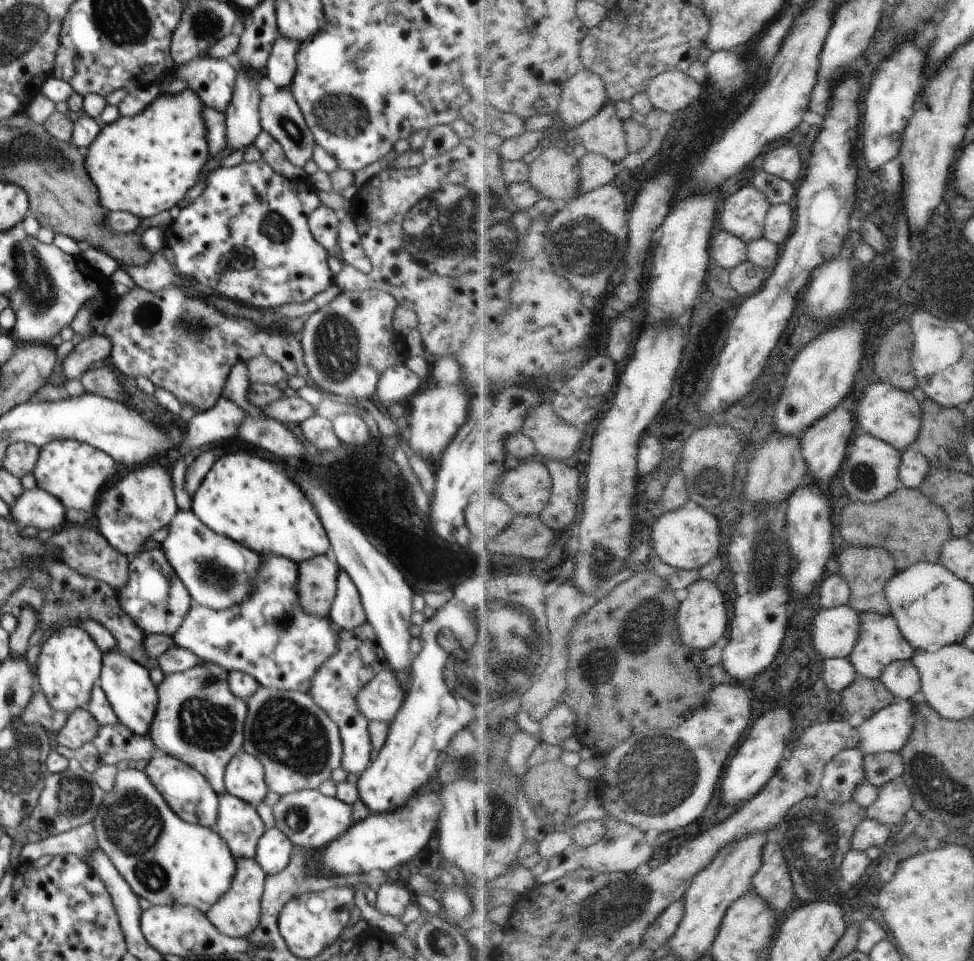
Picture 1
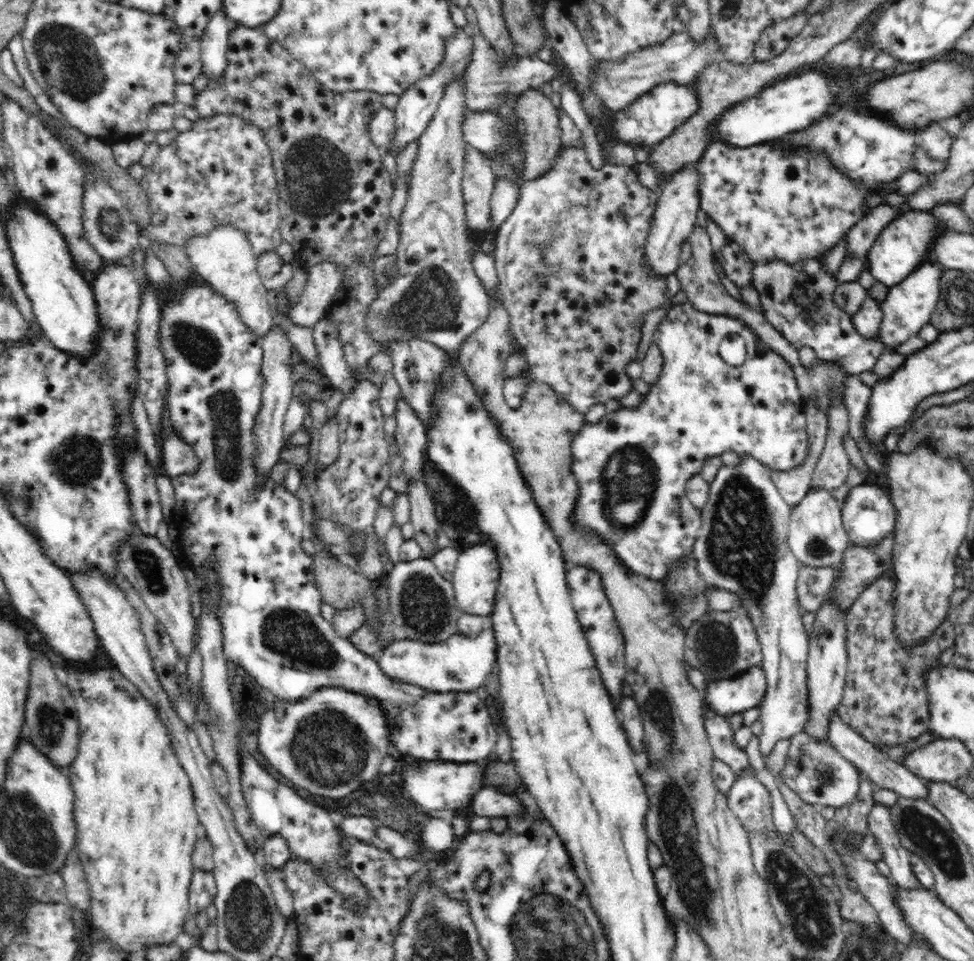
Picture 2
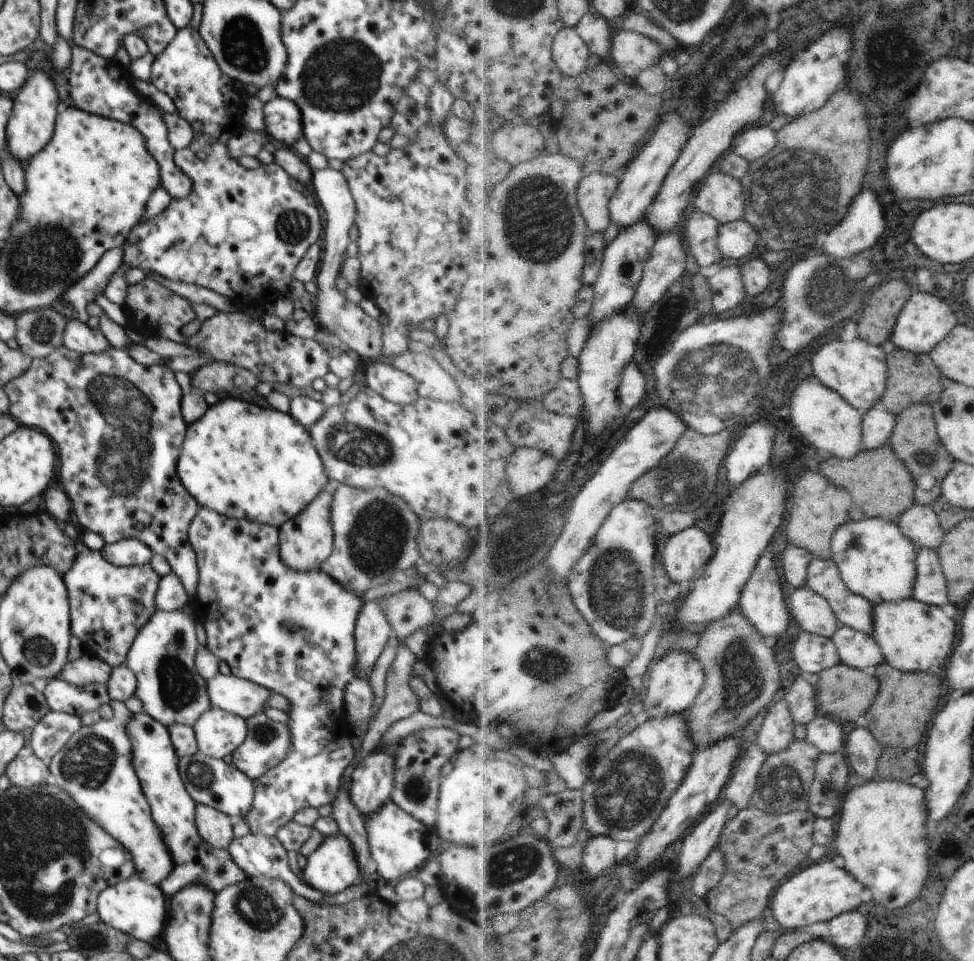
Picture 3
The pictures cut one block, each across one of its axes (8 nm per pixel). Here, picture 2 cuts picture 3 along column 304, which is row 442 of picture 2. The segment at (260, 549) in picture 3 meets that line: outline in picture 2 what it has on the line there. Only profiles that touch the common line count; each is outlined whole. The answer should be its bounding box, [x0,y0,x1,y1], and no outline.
[571,302,808,581]

